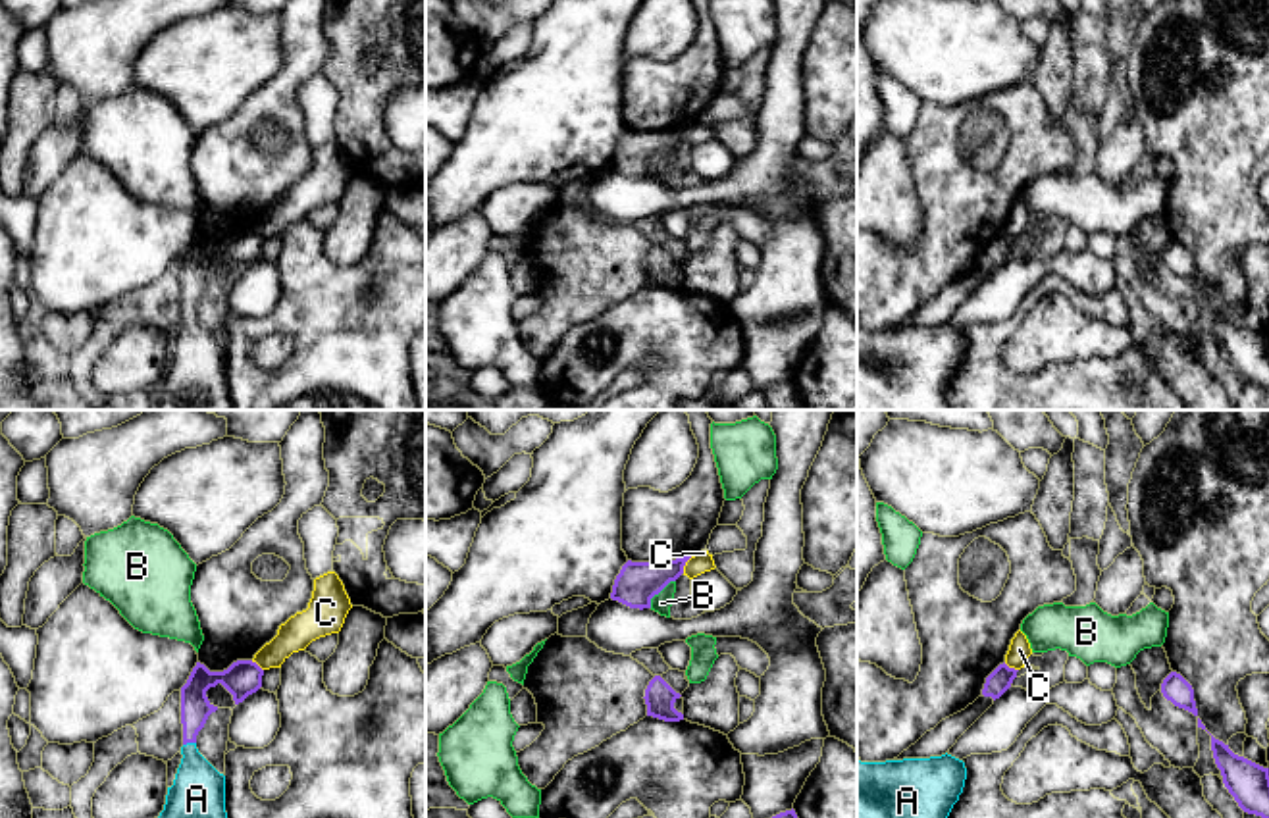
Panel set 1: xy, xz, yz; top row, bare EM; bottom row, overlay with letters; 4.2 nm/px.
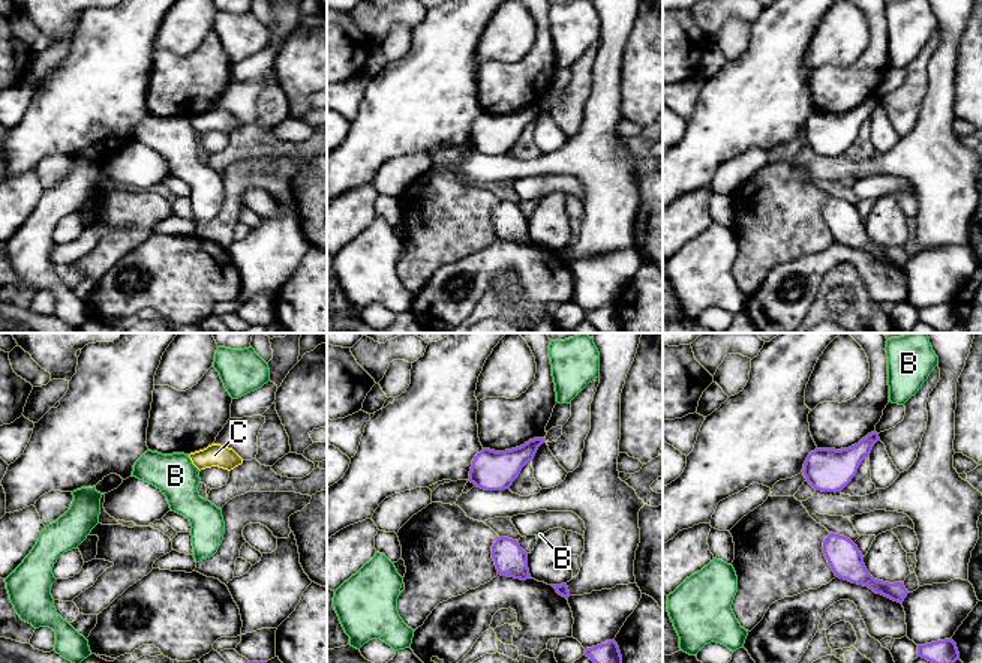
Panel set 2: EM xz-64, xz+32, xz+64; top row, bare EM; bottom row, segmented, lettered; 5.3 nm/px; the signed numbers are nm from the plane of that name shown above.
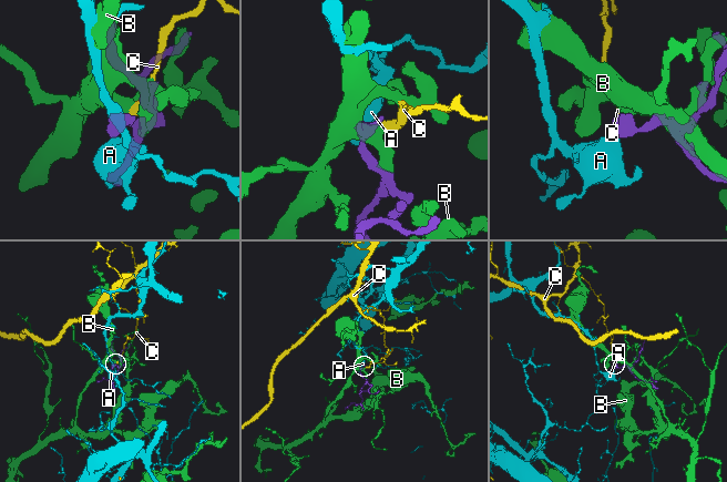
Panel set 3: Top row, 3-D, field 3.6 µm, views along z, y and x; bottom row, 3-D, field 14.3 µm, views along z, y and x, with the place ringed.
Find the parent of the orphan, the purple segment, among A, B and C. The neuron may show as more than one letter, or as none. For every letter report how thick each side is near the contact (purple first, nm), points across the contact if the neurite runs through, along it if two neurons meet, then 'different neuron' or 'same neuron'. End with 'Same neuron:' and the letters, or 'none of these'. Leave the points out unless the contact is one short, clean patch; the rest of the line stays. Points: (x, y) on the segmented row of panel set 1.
A: 130/220 nm | across xy (195, 707), (189, 741), (199, 790) | same neuron
B: 180/90 nm | different neuron
C: 180/90 nm | along xz (692, 557), (682, 572) | different neuron
Same neuron: A

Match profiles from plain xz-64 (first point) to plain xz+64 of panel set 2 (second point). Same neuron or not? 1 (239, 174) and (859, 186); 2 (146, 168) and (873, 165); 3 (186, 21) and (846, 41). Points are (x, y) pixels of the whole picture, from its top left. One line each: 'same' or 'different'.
1: different
2: same
3: same

